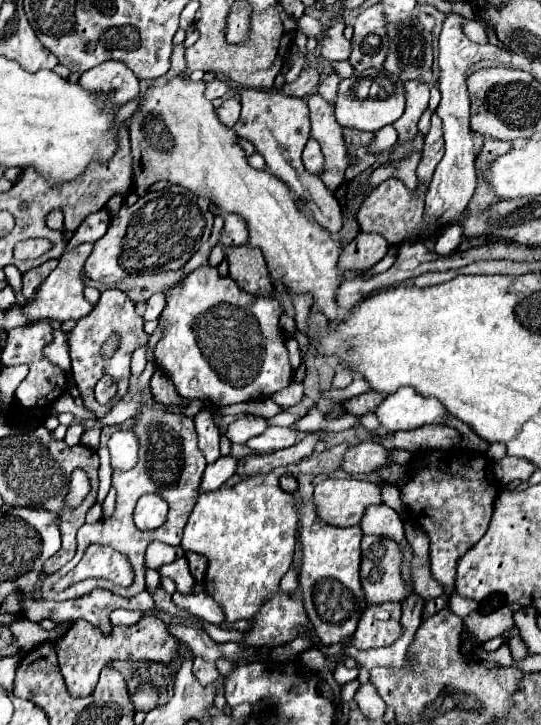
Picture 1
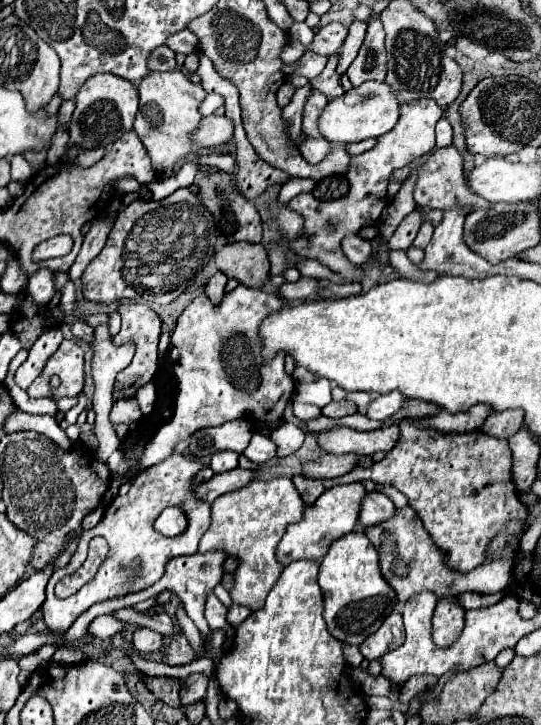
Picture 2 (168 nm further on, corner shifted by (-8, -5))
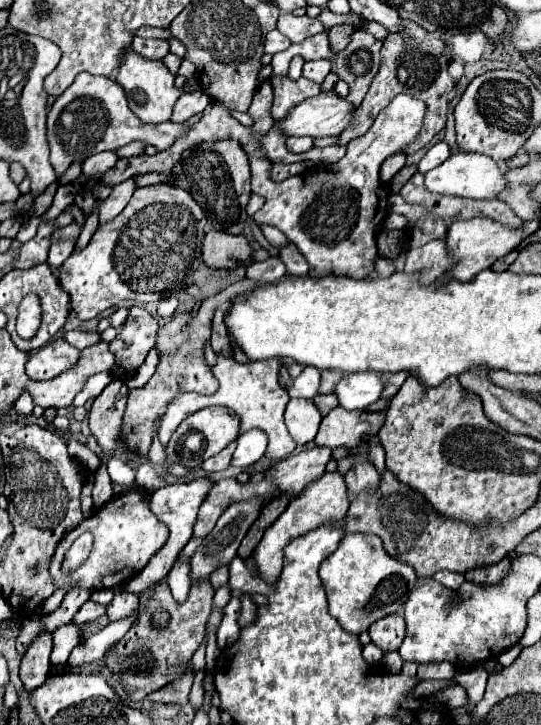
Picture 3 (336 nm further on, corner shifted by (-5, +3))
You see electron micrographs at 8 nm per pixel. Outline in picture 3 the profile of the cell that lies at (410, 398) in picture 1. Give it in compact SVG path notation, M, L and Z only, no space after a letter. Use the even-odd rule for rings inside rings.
M346 373L334 389L340 407L344 409L366 409L370 403L378 401L382 395L382 381L378 373Z

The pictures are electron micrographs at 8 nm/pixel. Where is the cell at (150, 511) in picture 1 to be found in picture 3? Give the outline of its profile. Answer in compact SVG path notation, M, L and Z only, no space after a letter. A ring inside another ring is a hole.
M192 479L192 481L186 481L186 483L166 485L166 487L160 487L160 489L150 491L150 495L148 495L148 507L150 507L150 511L152 511L160 521L164 521L164 523L168 525L170 537L168 537L166 545L162 547L162 551L152 557L150 565L146 565L146 569L144 569L142 573L138 573L138 577L134 577L134 579L130 579L130 581L126 583L126 589L130 589L132 593L140 595L144 589L148 589L150 585L162 581L162 579L168 575L168 571L170 571L170 567L174 565L178 553L182 551L182 547L184 547L184 545L190 541L190 537L192 537L194 517L196 517L196 513L198 513L198 507L202 505L206 493L210 491L210 487L212 487L212 483L210 483L208 479Z

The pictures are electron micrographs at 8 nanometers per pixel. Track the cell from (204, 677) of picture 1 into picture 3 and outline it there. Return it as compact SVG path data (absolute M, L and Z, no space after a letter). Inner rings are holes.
M186 673L182 679L178 681L172 681L170 685L154 691L148 695L150 701L154 703L176 703L176 705L186 705L188 703L188 693L190 693L190 687L192 687L192 675Z

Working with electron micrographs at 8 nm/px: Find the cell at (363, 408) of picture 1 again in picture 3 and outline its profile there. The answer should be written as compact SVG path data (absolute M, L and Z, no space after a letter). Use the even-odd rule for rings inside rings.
M330 393L330 395L316 395L312 401L314 401L314 405L318 407L320 415L330 413L330 409L338 405L338 399L334 399L334 397L332 397L332 393Z

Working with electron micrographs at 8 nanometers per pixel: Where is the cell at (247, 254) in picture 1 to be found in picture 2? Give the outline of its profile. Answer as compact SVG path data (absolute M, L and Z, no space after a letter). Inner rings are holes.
M241 241L237 245L225 245L215 255L215 263L219 271L237 279L241 285L259 289L265 281L269 281L269 259L261 243L253 245Z

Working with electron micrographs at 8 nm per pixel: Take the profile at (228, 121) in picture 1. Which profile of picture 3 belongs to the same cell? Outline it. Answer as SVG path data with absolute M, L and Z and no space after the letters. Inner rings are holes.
M80 73L74 83L54 101L48 111L48 143L50 143L50 163L60 179L72 163L82 163L86 157L100 151L116 151L132 141L142 141L156 147L158 151L168 149L176 137L186 133L188 127L182 123L160 123L142 125L126 103L124 89L102 75Z

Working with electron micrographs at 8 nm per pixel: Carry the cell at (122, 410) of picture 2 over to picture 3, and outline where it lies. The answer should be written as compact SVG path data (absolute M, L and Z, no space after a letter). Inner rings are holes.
M242 279L236 281L234 285L230 285L228 289L224 289L222 293L214 295L212 299L202 301L202 305L198 307L196 313L176 313L158 333L156 339L156 349L158 349L158 365L156 365L156 373L150 377L150 381L140 387L140 389L132 389L128 395L128 405L126 405L126 413L122 419L122 431L120 431L120 443L126 451L136 453L138 457L146 457L152 445L152 439L156 435L154 425L162 419L162 415L166 413L166 407L170 405L170 401L184 391L196 391L202 395L212 395L218 389L218 381L214 377L214 373L210 371L206 359L204 359L204 347L210 341L212 335L212 325L210 325L210 317L214 317L214 311L220 305L226 305L226 301L240 297L242 293L248 293L256 287L258 283L250 281L250 279Z

